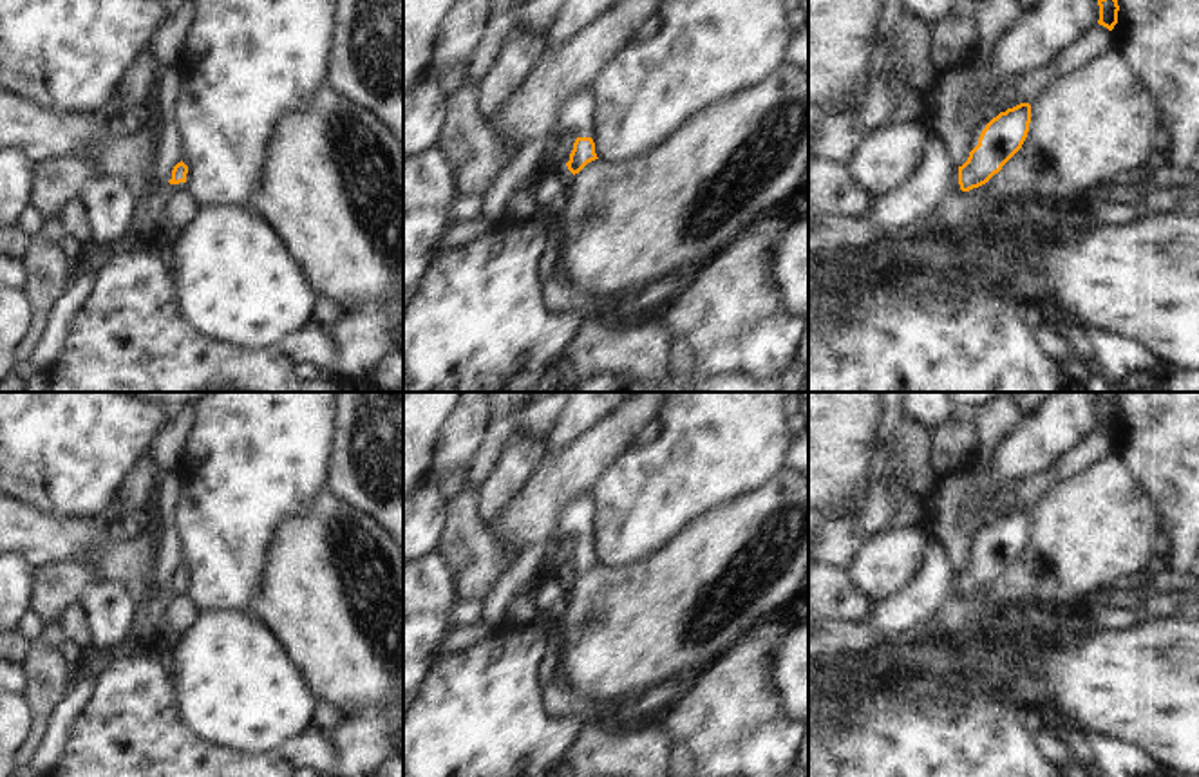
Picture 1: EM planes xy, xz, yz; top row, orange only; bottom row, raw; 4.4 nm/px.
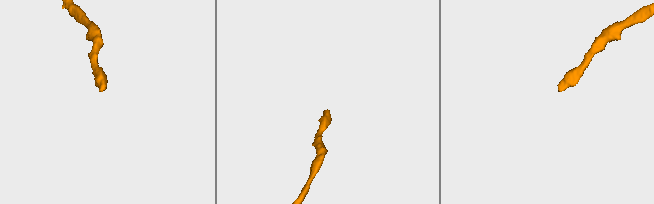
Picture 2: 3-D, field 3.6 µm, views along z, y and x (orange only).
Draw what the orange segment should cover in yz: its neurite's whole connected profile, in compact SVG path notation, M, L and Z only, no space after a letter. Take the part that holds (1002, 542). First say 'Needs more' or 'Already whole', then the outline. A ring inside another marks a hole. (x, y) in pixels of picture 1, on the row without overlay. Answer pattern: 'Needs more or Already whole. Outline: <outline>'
Needs more. Outline: M1020 508L993 522L978 542L978 549L969 557L968 566L957 571L948 558L948 549L931 535L926 548L924 560L911 578L911 582L897 594L877 604L873 613L859 622L883 638L893 638L908 629L920 625L926 618L933 616L942 602L951 596L969 596L986 589L1002 571L1022 553L1031 528L1031 510Z

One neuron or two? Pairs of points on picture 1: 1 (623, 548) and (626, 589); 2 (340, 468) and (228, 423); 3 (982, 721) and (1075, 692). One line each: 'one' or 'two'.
1: two
2: two
3: two

